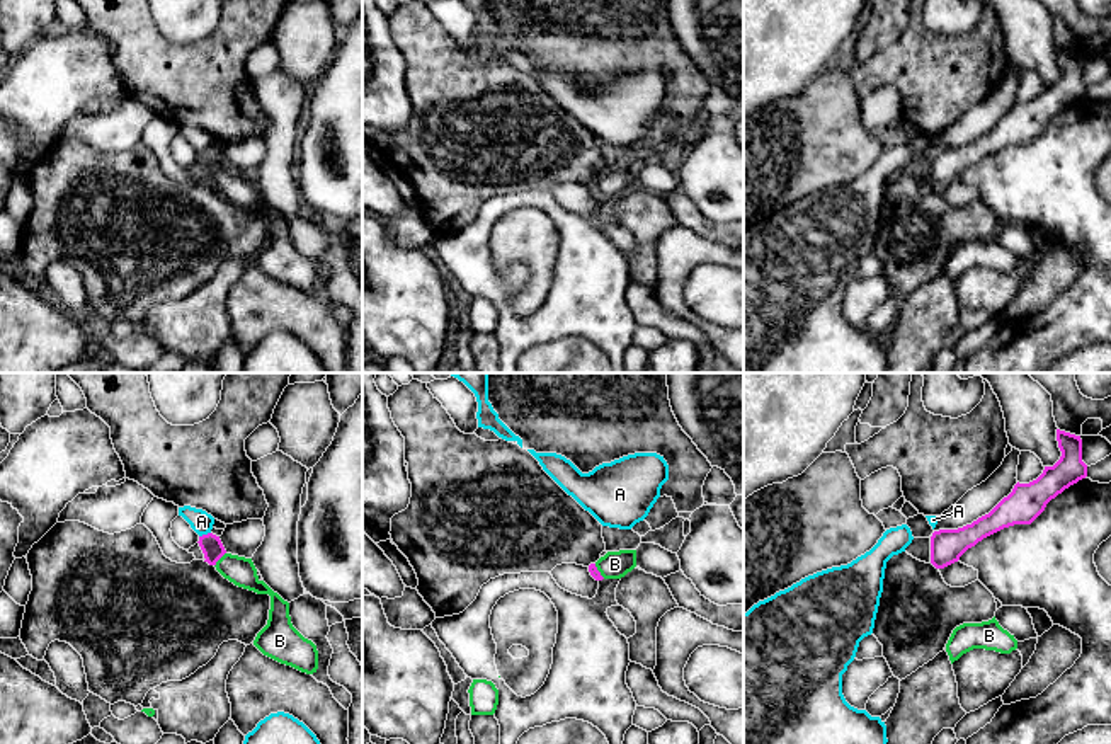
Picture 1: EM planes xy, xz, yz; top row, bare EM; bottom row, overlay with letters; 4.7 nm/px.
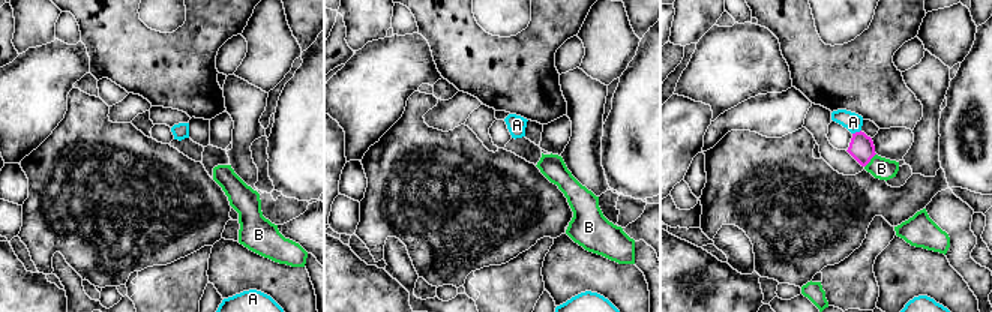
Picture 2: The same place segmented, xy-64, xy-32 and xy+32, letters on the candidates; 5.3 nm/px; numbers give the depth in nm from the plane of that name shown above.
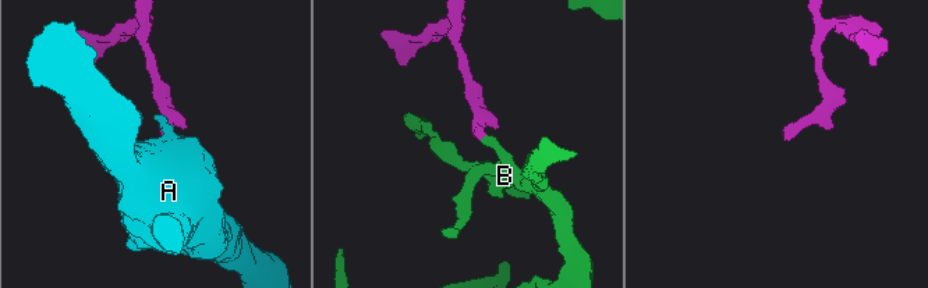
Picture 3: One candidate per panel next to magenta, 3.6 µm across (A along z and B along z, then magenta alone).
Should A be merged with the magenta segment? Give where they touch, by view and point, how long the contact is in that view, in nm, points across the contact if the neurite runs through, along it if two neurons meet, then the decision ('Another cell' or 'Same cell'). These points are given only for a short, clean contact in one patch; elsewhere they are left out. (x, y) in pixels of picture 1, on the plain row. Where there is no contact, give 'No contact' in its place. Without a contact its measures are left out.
Touches magenta at xy (205, 154). Shared border 60 nm. Boundary: xy (210, 150), (199, 155). Another cell

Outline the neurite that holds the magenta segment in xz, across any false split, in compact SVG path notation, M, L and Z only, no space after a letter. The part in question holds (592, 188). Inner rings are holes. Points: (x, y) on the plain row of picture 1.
M636 169L607 170L595 182L589 184L589 191L595 199L621 197L636 186Z

